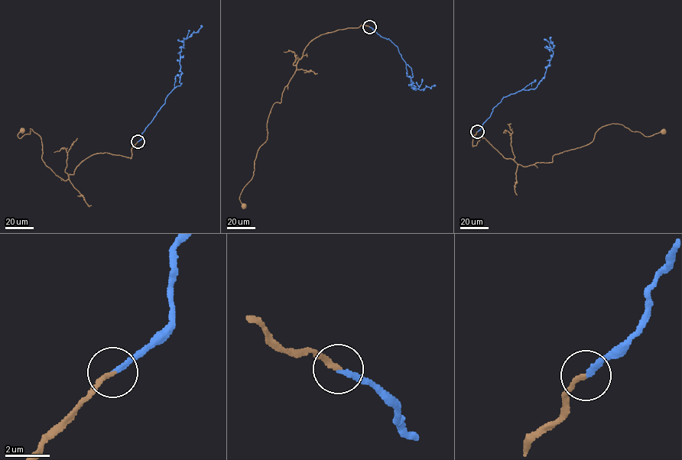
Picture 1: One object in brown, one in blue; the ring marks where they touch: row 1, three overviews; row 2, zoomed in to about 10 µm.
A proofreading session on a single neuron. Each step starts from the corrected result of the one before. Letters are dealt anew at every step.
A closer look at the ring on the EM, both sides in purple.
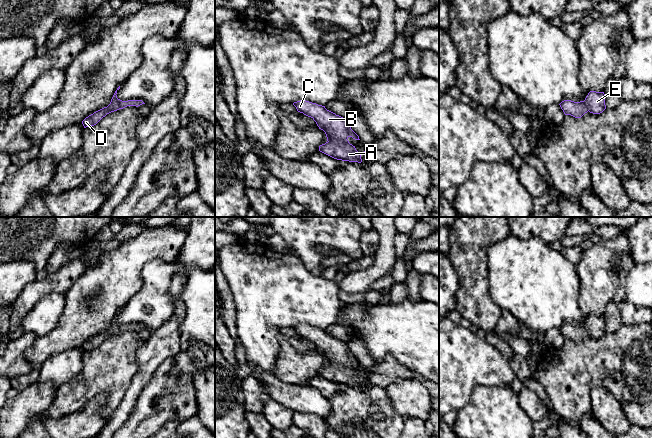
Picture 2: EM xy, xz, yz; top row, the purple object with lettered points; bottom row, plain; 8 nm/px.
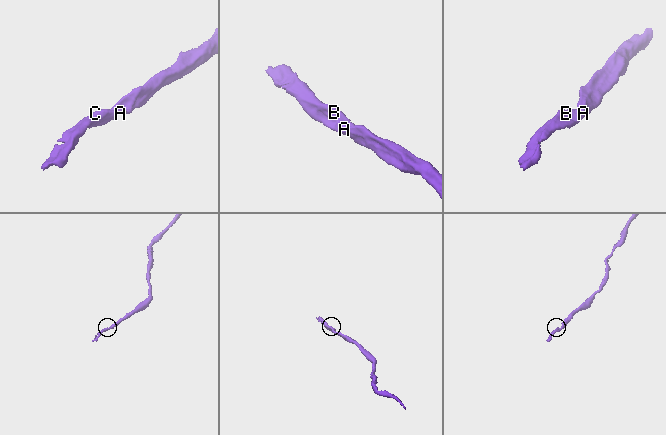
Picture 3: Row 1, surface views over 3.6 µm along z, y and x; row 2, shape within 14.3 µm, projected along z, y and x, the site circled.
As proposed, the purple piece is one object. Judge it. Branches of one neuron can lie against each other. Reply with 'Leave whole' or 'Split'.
Leave whole

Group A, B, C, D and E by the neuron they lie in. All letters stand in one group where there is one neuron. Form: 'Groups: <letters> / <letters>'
Groups: A B C D E

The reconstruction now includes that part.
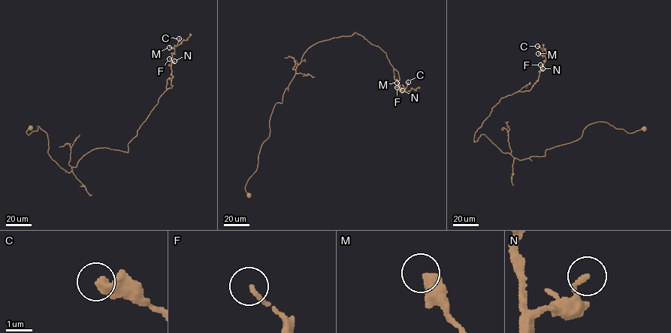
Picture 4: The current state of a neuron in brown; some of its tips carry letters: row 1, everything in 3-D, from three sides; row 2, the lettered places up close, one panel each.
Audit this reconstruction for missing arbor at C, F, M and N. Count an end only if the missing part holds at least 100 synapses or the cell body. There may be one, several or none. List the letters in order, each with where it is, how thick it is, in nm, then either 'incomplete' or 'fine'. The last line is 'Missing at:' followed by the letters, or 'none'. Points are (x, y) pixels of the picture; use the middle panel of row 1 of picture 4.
C: (408, 82) | 480 nm | fine
F: (397, 87) | 140 nm | fine
M: (397, 83) | 600 nm | fine
N: (402, 90) | 170 nm | fine
Missing at: none

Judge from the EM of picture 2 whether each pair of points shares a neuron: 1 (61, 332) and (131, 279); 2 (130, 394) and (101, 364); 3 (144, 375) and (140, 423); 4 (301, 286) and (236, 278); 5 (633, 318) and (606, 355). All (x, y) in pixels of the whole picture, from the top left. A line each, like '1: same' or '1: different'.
1: same
2: different
3: different
4: same
5: different

